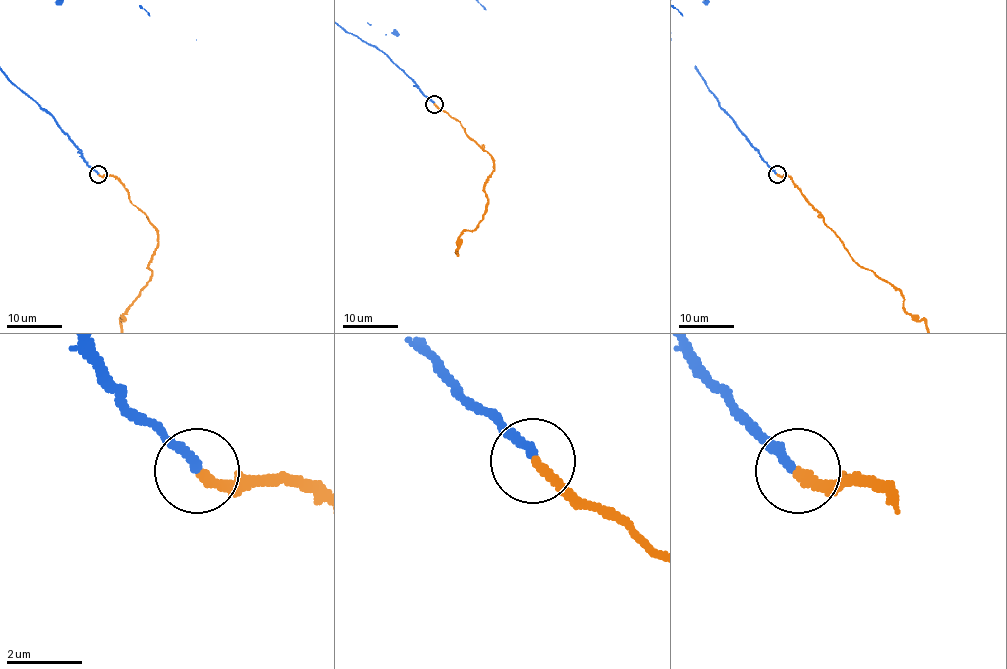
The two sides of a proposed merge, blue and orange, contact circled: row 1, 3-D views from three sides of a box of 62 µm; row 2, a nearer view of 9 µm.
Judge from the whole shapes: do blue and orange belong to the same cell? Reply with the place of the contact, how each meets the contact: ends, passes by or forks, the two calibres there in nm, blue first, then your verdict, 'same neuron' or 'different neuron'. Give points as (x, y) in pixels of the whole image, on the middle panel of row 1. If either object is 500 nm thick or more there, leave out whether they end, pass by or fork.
place (434, 104); blue ends; orange ends; calibres 260 and 240 nm; same neuron

